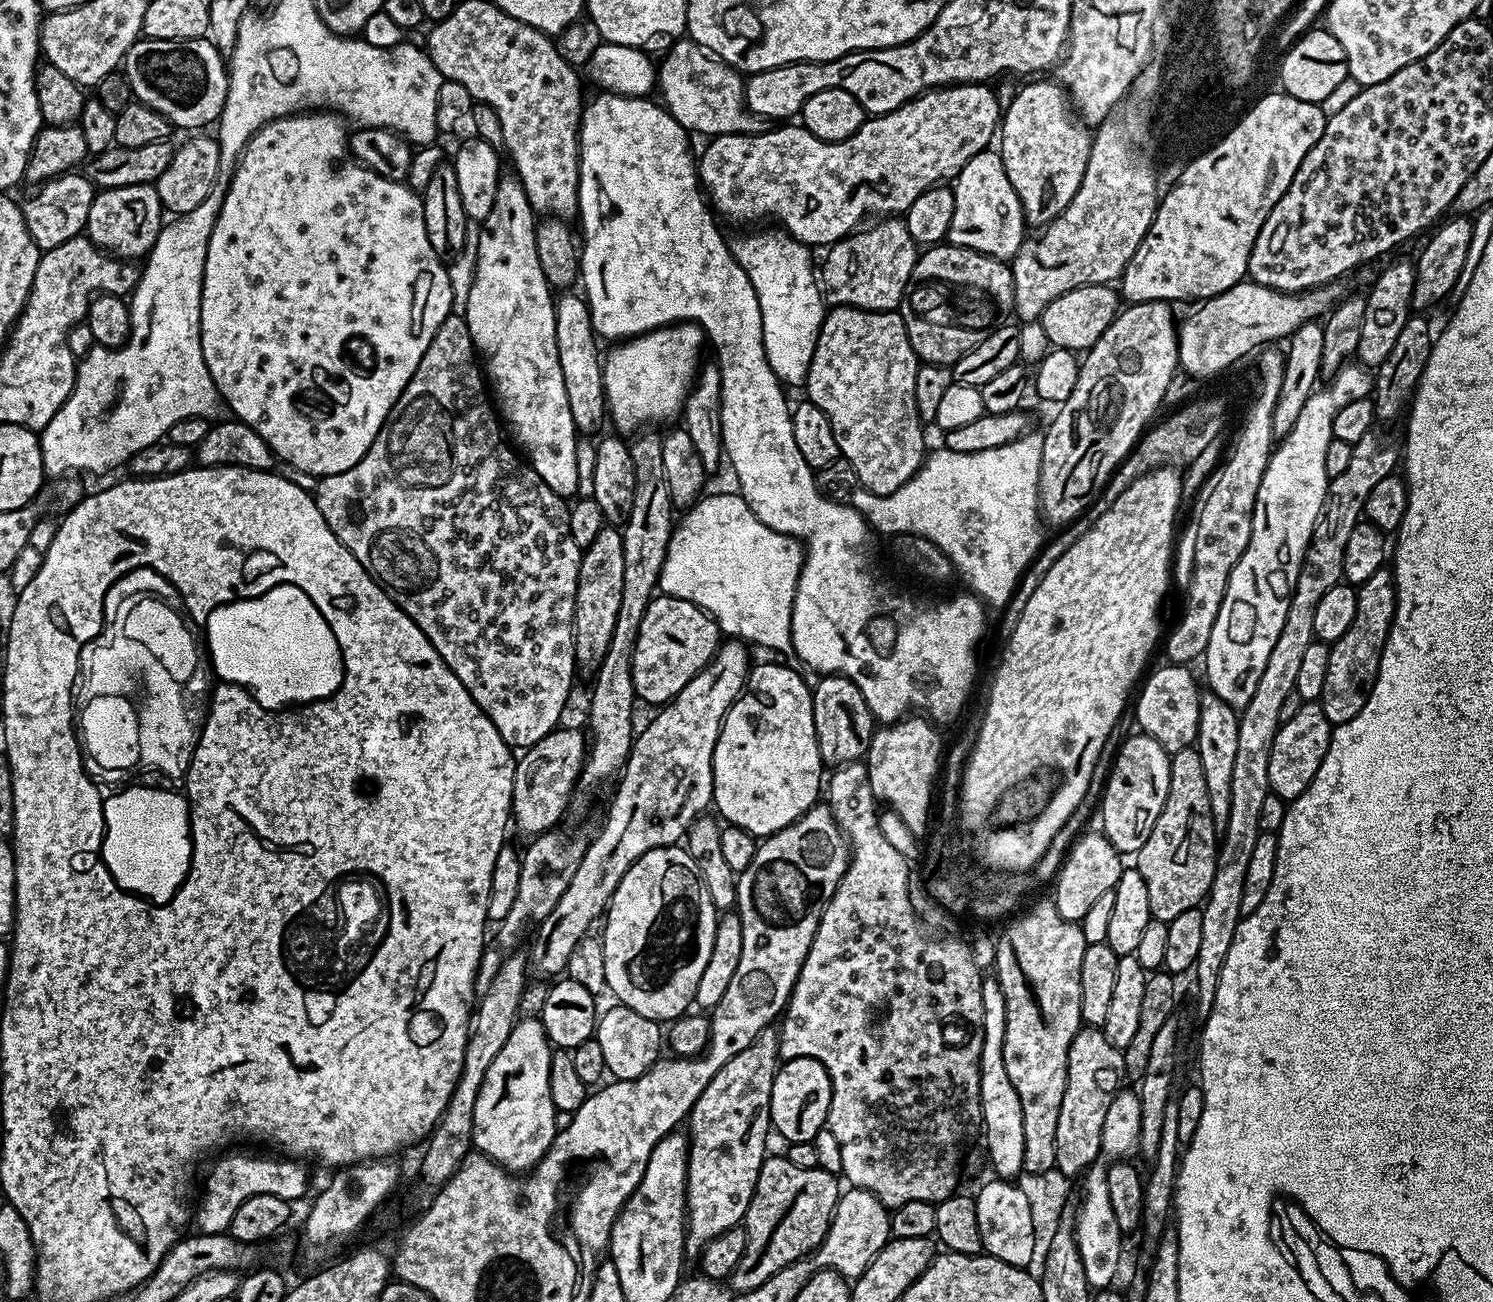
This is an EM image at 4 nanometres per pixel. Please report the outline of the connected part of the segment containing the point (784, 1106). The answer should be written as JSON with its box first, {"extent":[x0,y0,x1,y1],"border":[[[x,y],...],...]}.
{"extent":[770,1056,832,1144],"border":[[[807,1056],[783,1061],[777,1067],[770,1090],[771,1127],[788,1144],[810,1144],[819,1132],[825,1131],[830,1114],[832,1083],[822,1062]]]}

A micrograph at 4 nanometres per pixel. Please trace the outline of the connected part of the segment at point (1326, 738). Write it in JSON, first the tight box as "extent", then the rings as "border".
{"extent":[1270,702,1334,802],"border":[[[1319,702],[1301,703],[1298,714],[1281,724],[1270,750],[1270,792],[1285,802],[1297,800],[1310,786],[1318,766],[1326,758],[1334,725],[1328,721]]]}

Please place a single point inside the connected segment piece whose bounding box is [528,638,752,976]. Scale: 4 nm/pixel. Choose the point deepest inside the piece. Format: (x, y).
(667, 781)

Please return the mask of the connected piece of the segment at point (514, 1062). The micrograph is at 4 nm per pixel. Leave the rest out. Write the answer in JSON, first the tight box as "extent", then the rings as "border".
{"extent":[472,1019,557,1174],"border":[[[517,1019],[506,1046],[490,1062],[486,1078],[474,1102],[472,1146],[513,1174],[524,1174],[536,1167],[557,1134],[554,1102],[550,1098],[550,1062],[554,1045],[539,1019]]]}

